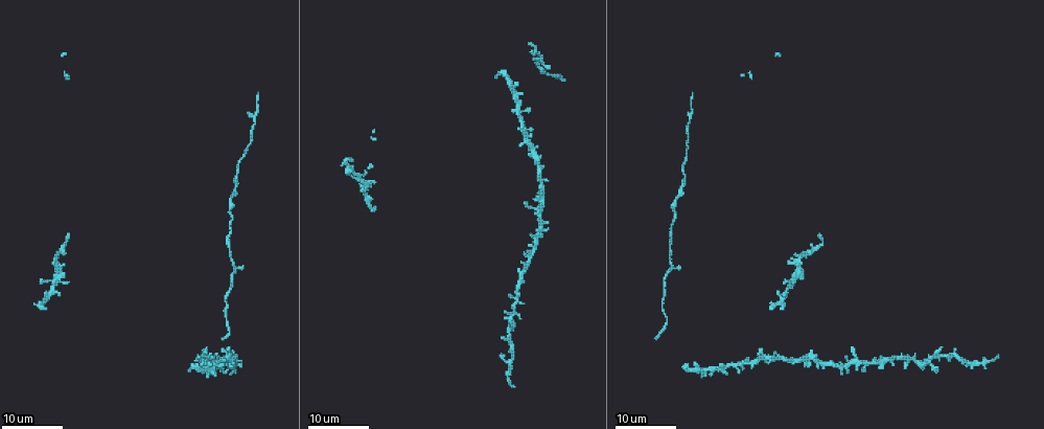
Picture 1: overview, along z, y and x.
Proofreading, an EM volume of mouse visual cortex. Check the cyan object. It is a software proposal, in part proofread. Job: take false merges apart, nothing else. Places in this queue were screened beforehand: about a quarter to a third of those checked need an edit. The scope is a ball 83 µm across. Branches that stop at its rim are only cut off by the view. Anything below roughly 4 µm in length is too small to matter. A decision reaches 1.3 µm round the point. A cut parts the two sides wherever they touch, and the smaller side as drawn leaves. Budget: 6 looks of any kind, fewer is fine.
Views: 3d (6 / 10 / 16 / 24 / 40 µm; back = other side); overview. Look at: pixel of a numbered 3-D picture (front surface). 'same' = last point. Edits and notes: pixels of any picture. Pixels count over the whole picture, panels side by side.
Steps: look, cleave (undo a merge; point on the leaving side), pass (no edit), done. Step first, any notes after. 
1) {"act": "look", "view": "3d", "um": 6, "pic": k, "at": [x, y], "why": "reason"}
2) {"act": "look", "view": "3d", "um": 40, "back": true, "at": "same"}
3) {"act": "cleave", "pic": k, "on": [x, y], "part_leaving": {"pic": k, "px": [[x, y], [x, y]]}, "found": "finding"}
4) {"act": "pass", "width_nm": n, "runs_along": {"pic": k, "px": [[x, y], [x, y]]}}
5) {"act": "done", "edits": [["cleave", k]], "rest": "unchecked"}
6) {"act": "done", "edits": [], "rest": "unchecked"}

{"act": "look", "view": "3d", "um": 24, "pic": 1, "at": [820, 362], "why": "four-way junction"}

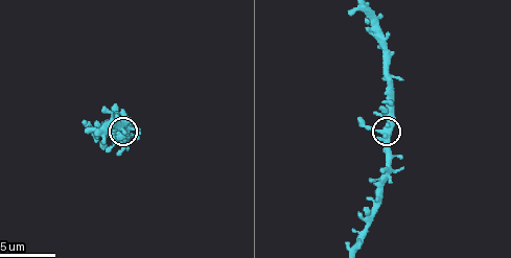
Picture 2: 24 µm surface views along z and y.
{"act": "look", "view": "3d", "um": 6, "pic": 2, "at": [382, 131], "why": "zoom in"}

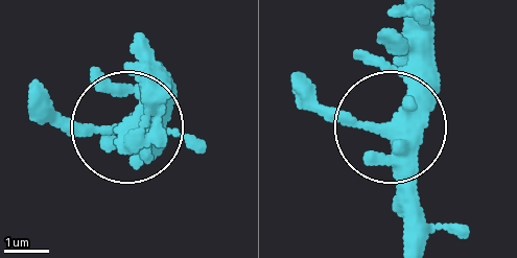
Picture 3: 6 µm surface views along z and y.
{"act": "pass", "arms": 4, "found": "one neuron here"}

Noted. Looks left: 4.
{"act": "look", "view": "3d", "um": 24, "pic": 1, "at": [59, 278]}

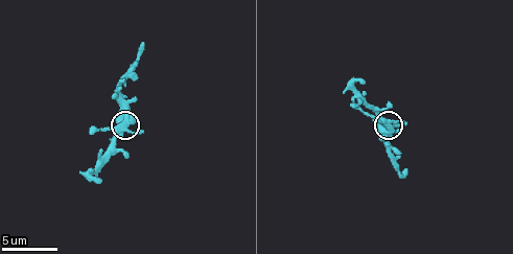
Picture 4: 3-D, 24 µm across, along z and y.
{"act": "look", "view": "3d", "um": 6, "pic": 4, "at": [385, 124]}

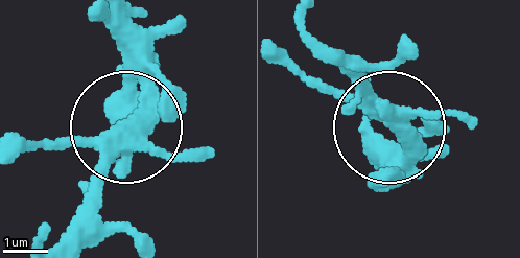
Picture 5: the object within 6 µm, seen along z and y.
{"act": "look", "view": "3d", "um": 6, "back": true, "pic": 5, "at": [133, 126]}

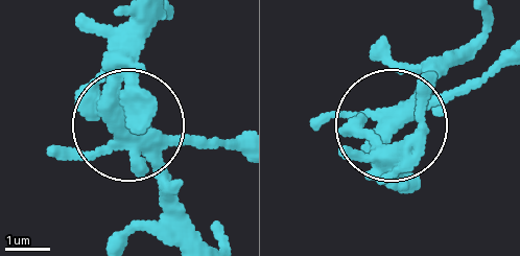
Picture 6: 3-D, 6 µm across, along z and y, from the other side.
{"act": "pass", "found": "continuous, no second neuron"}

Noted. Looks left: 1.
{"act": "done", "edits": [], "rest": "unchecked"}

